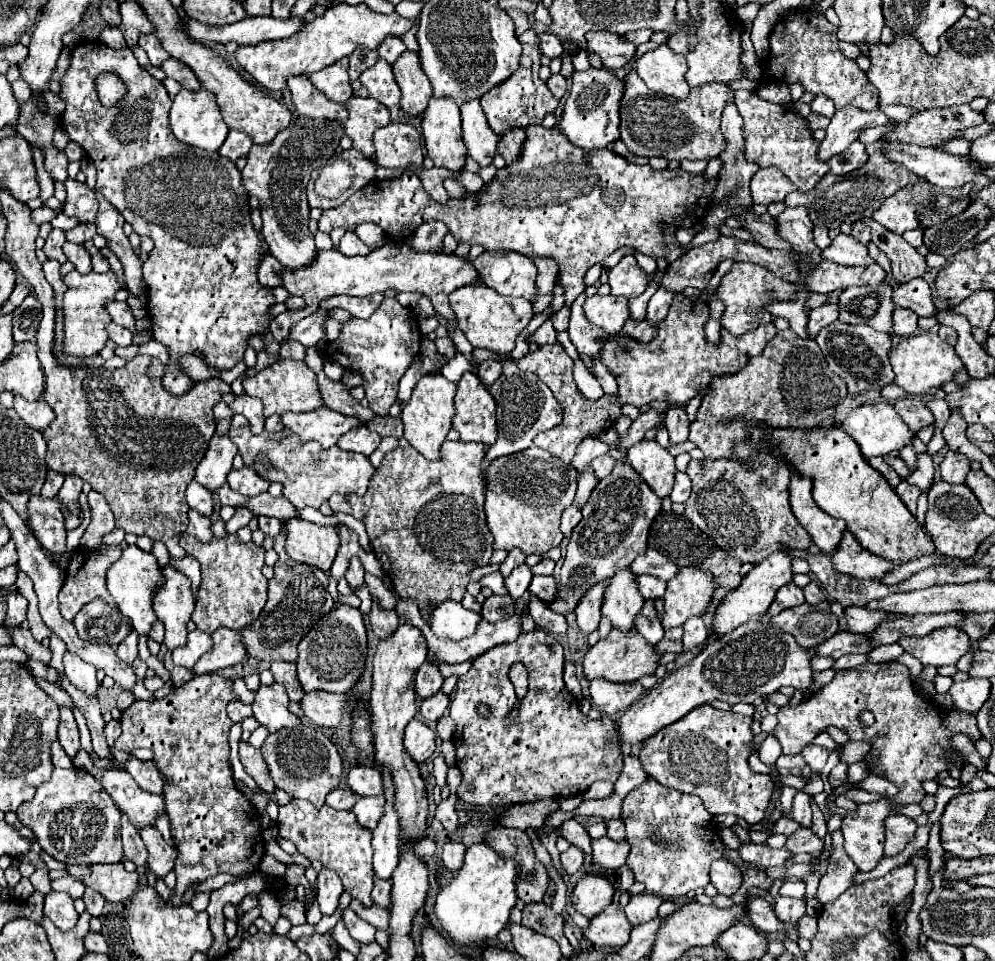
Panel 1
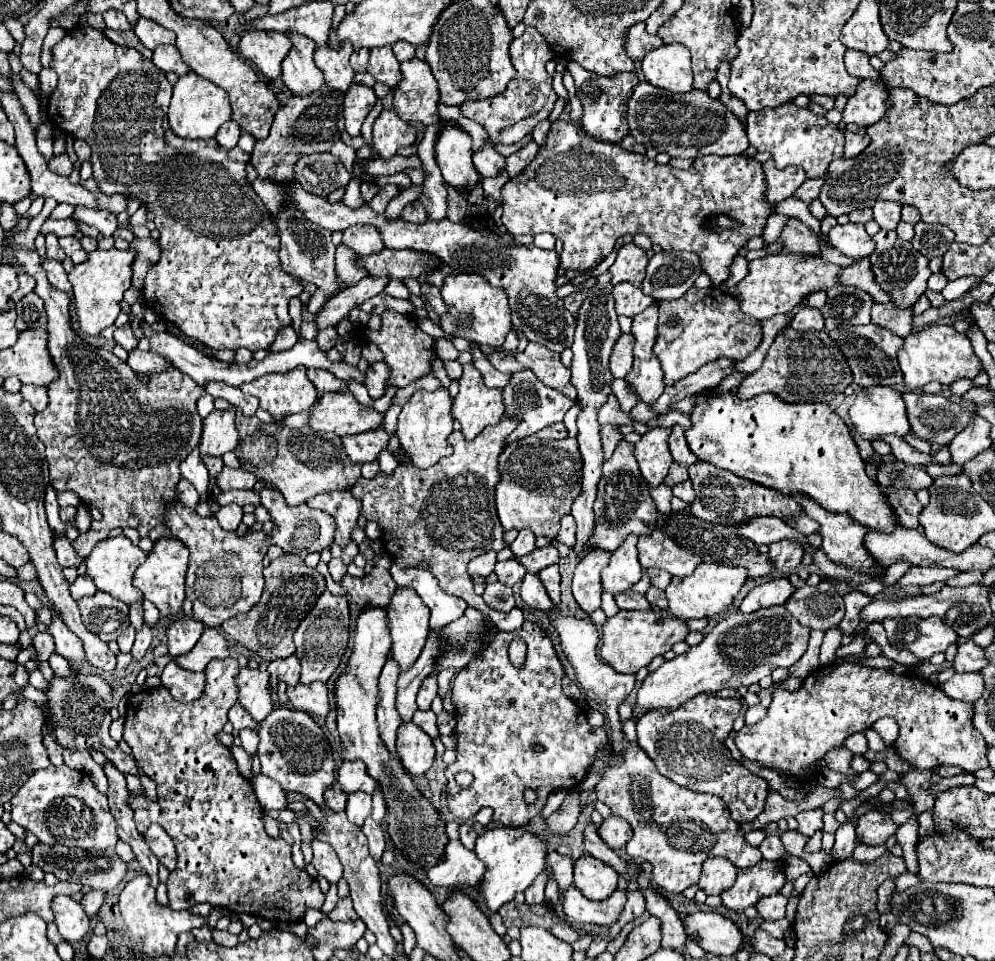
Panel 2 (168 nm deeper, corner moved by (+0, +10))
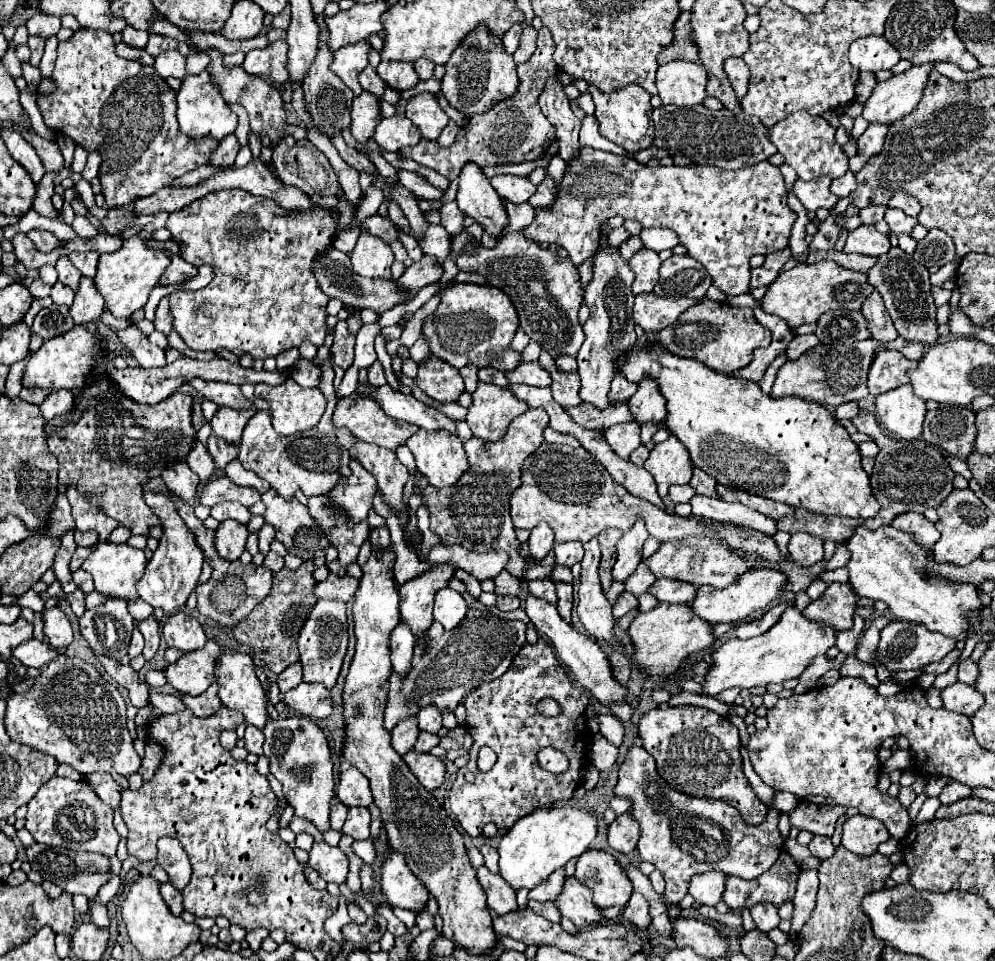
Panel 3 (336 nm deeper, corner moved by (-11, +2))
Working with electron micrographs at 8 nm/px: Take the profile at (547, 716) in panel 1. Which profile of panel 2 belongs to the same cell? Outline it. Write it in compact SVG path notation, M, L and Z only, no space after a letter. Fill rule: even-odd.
M525 622L521 630L517 632L497 632L495 638L487 648L483 648L467 668L455 674L455 680L451 684L451 700L455 702L455 738L457 738L457 760L447 766L447 804L451 812L459 820L467 820L473 814L477 814L481 808L489 806L493 808L493 820L505 826L525 826L533 816L541 812L541 808L547 802L547 796L555 788L575 788L585 778L589 768L595 764L599 752L611 752L611 738L607 726L593 728L587 722L587 714L581 710L581 706L575 704L575 700L567 698L561 680L565 676L565 670L557 658L557 652L547 638L545 630L537 626L535 622ZM521 636L527 642L527 662L521 668L511 666L507 658L509 642ZM467 770L475 776L475 782L469 788L459 788L455 782L455 772ZM525 790L537 790L537 800L533 804L527 804L523 800Z

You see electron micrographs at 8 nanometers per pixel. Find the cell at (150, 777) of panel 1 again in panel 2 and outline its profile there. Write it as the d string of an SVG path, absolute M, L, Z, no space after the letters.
M79 672L77 678L53 678L51 688L47 690L49 696L49 708L51 708L51 718L55 724L55 734L61 746L65 748L99 748L123 774L135 774L139 776L139 768L133 760L133 756L125 754L115 740L109 736L109 710L113 708L111 702L111 688L109 684L87 672Z

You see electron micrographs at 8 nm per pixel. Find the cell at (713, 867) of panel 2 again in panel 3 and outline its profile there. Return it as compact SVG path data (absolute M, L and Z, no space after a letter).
M704 872L704 874L696 874L690 878L690 886L688 886L688 894L698 902L698 904L708 904L714 906L720 898L722 898L722 890L724 890L724 874L716 874L712 872Z

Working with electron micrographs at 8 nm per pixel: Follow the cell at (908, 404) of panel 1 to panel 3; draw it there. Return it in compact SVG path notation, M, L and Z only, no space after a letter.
M940 406L938 410L930 410L924 420L924 432L922 438L938 446L940 450L948 452L954 458L966 460L972 450L974 450L974 440L976 440L976 426L974 426L974 410L970 406Z

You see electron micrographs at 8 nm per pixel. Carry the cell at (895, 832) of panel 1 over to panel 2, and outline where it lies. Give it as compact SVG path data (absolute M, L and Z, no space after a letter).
M871 810L863 814L857 822L857 838L869 846L881 846L889 836L897 832L899 824L893 822L891 814L881 810Z

